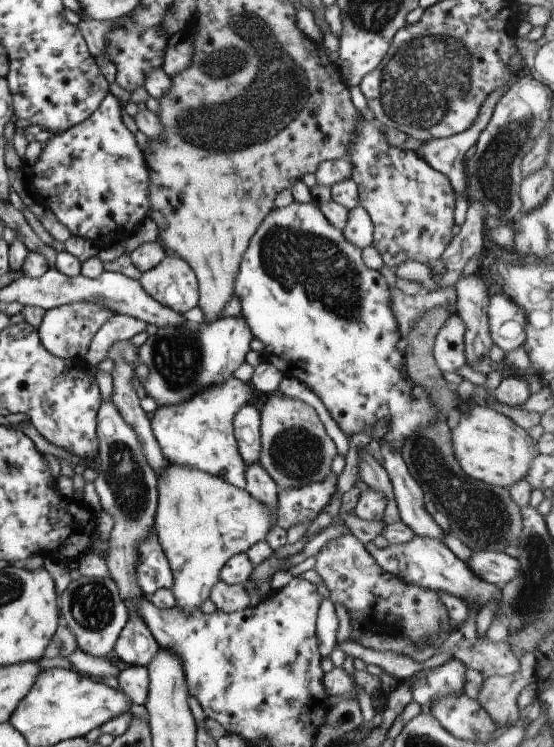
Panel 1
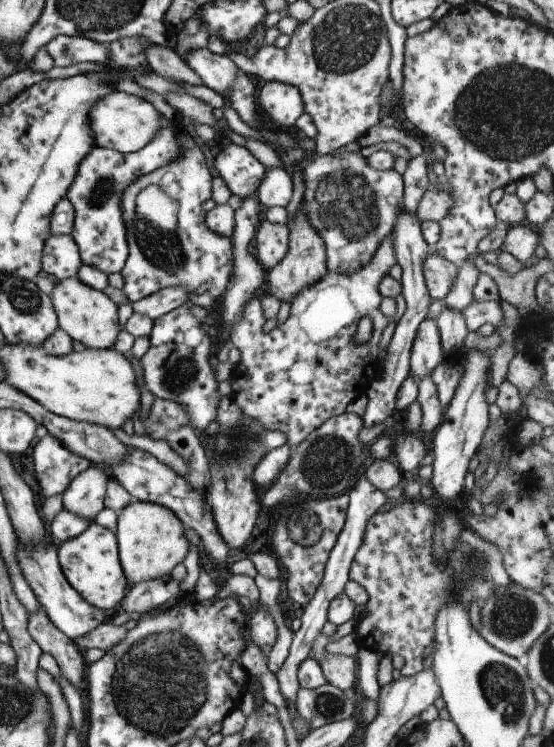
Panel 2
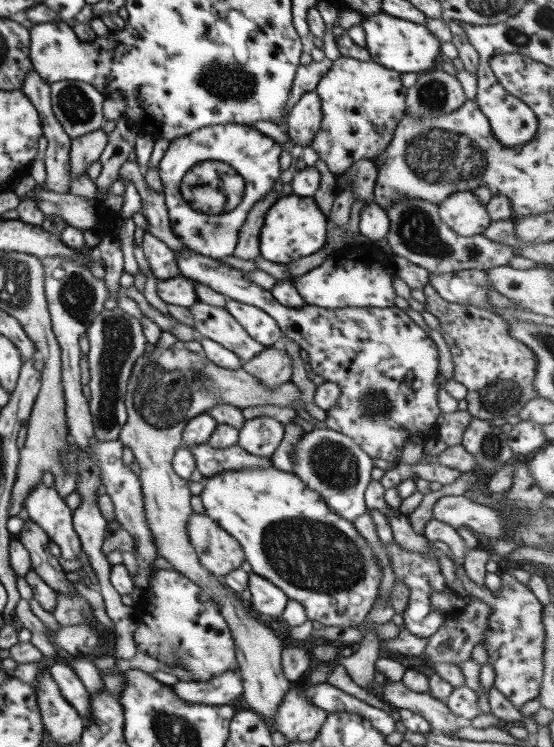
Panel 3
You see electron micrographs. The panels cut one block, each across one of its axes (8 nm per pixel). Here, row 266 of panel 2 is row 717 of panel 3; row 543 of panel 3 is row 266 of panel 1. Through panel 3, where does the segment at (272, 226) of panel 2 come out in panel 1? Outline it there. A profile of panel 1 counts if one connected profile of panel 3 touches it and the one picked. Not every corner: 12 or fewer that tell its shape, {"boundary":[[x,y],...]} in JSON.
{"boundary":[[168,254],[139,279],[162,306],[199,306],[192,268]]}

